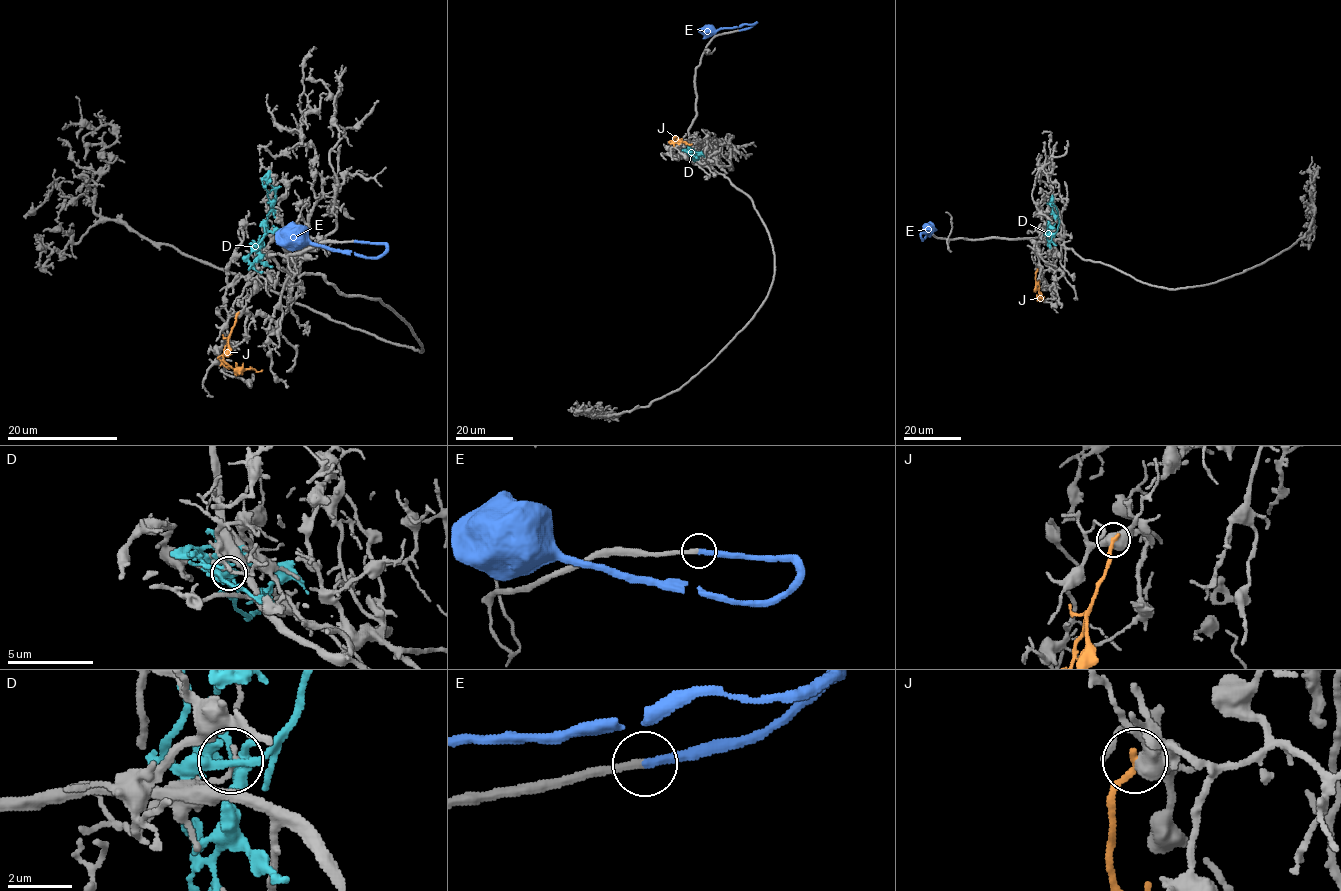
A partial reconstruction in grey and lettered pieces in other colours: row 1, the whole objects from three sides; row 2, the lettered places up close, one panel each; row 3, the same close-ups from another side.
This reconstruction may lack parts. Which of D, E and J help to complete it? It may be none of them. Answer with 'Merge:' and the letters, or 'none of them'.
Merge: E

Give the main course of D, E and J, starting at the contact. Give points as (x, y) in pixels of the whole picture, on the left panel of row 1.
D: (260, 247), (274, 198), (267, 171)
E: (354, 241), (382, 243), (386, 249), (378, 256), (358, 256), (354, 252), (287, 243), (276, 232)
J: (237, 314), (223, 360), (233, 368), (262, 369)

